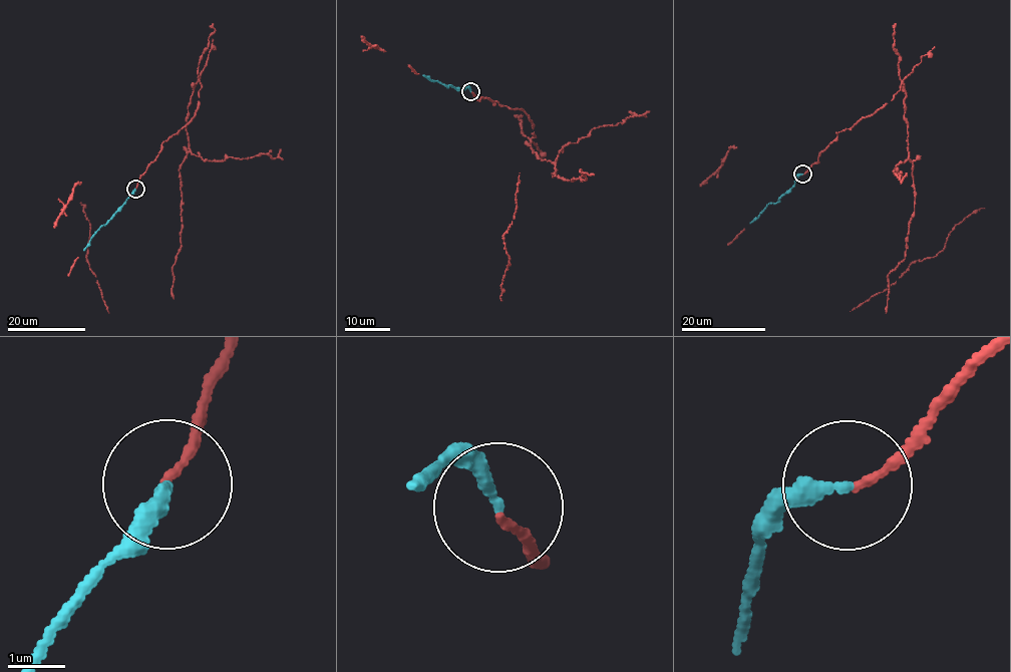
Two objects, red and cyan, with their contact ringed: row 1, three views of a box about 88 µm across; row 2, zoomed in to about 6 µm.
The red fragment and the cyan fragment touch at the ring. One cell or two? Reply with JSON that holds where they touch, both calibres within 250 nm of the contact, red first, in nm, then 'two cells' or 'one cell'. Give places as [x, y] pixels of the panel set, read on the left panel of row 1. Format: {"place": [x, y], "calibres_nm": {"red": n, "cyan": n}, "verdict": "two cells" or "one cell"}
{"place": [135, 189], "calibres_nm": {"red": 140, "cyan": 240}, "verdict": "one cell"}

